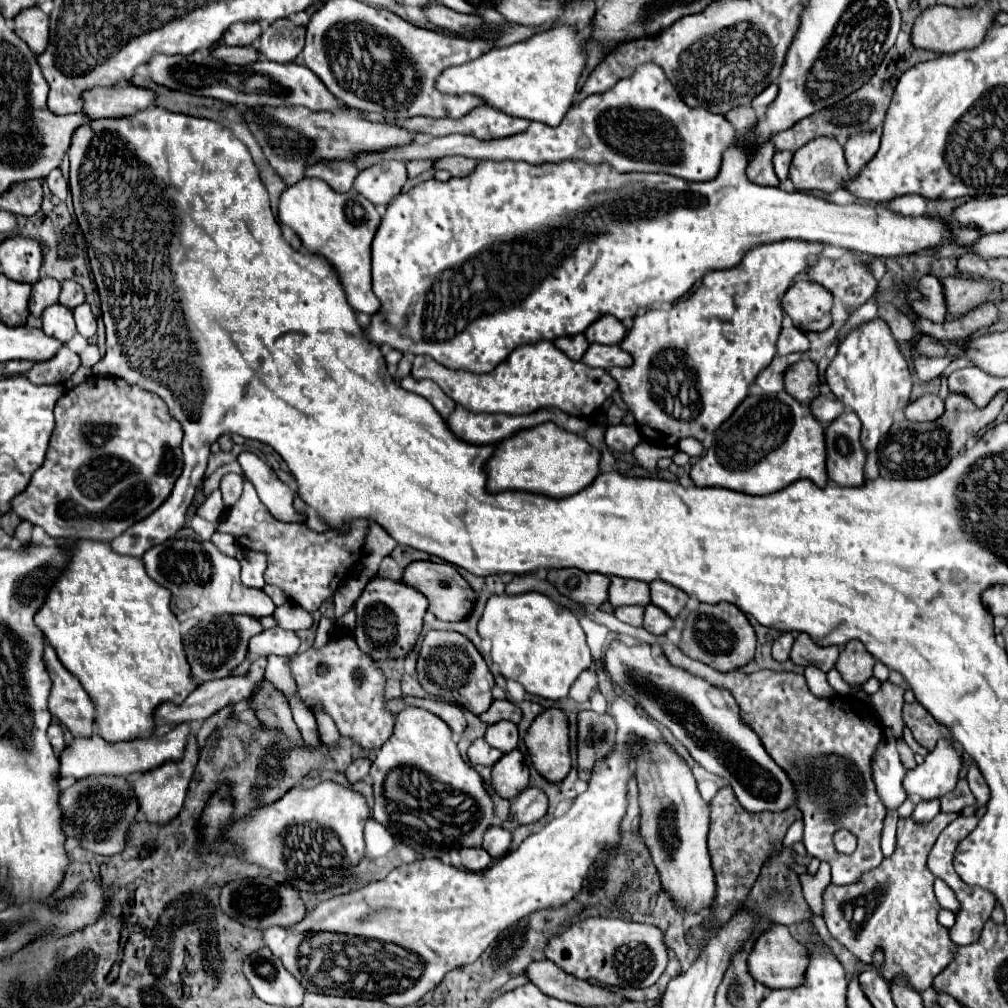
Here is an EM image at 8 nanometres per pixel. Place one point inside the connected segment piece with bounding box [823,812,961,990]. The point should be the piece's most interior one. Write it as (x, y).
(892, 908)

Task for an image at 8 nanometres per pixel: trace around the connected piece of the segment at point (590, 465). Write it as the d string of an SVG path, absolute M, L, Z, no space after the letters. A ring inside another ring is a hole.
M553 422L521 430L515 436L499 442L491 460L487 462L487 490L527 490L553 498L565 498L581 492L599 476L601 452L587 444L583 436L575 436Z

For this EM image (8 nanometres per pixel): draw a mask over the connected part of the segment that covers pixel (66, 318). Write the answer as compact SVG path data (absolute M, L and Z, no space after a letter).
M53 304L43 312L43 332L51 338L57 338L59 342L69 342L75 336L75 322L69 308L63 304Z

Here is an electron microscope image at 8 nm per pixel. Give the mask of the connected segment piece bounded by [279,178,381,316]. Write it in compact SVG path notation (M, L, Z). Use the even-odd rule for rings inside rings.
M303 178L281 194L279 218L295 230L311 254L325 256L333 264L355 312L373 316L379 310L381 302L371 290L371 242L381 224L381 214L365 196L355 190L339 194L319 178Z

